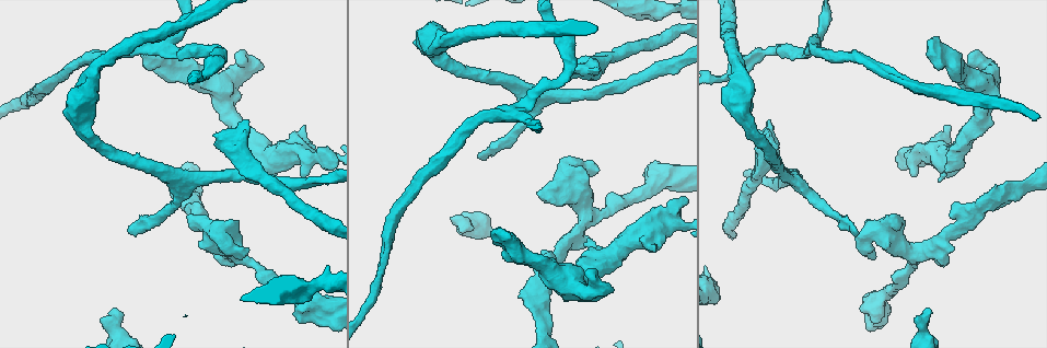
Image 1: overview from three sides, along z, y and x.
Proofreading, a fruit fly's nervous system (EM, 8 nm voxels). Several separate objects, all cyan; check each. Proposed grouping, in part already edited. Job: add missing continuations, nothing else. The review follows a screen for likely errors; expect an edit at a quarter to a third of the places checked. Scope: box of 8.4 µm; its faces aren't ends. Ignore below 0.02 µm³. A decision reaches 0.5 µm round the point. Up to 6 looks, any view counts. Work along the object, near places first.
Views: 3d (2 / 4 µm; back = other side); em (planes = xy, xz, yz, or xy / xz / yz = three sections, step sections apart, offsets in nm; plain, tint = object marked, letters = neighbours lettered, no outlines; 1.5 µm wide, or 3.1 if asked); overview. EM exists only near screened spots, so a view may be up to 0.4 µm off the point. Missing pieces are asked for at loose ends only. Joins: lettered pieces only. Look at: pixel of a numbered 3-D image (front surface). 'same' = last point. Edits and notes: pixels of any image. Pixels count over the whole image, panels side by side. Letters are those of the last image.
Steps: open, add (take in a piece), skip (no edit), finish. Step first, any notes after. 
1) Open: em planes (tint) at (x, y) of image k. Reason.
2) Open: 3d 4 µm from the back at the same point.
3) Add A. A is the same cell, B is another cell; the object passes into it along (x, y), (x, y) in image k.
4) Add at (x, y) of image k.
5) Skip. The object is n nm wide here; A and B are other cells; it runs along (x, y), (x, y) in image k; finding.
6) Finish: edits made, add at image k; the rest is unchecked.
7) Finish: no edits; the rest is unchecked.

Open: em planes (letters) at (459, 228) of image 1. Branch stops here.

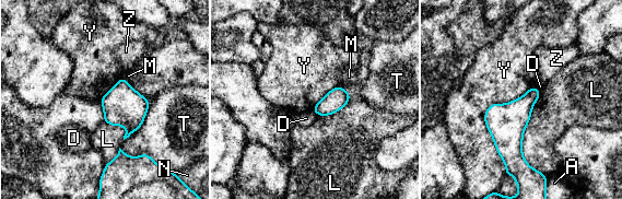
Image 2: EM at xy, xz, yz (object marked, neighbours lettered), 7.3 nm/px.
Skip. A, D, L, M, N, T, Y and Z are other cells; a border runs along (540, 92), (521, 152), (546, 176) in image 2; no lettered piece goes on from it.

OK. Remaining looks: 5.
Open: 3d 4 µm at (229, 264) of image 1. An open end.

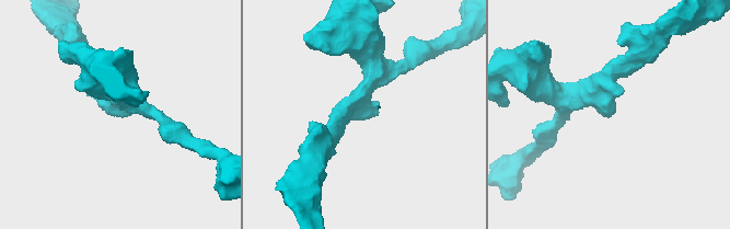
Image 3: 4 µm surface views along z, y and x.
Open: em xy step 8 (tint) at (365, 106) of image 3. Shape alone is not enough.

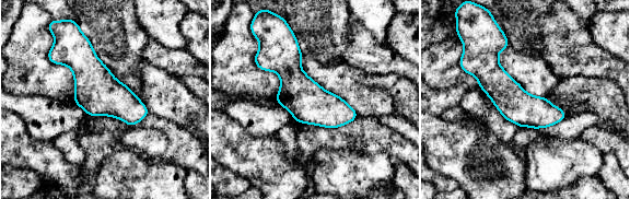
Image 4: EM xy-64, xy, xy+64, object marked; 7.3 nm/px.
Open: em planes (letters) at the same point. Another direction.

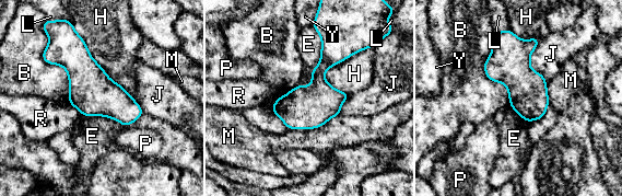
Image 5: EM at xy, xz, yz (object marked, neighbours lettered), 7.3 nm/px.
Skip. B, E, H, J, L, M, P, R and Y are other cells; a border runs along (313, 25), (320, 60), (297, 87) in image 5; none of them fits.

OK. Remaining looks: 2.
Open: em planes (letters) at (855, 232) of image 1. Branch stops here.

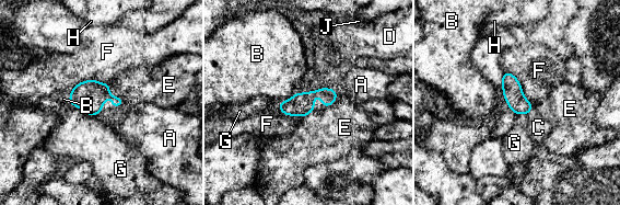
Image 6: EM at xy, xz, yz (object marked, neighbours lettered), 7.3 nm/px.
Add C. The object is 140 nm wide here; C is the same cell, A, B, D, E, F, G, H and J are other cells; the object passes into it along (512, 90), (529, 111), (538, 127) in image 6; it goes on there.

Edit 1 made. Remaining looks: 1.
Finish: edits made, add at image 6; the rest is unchecked.

